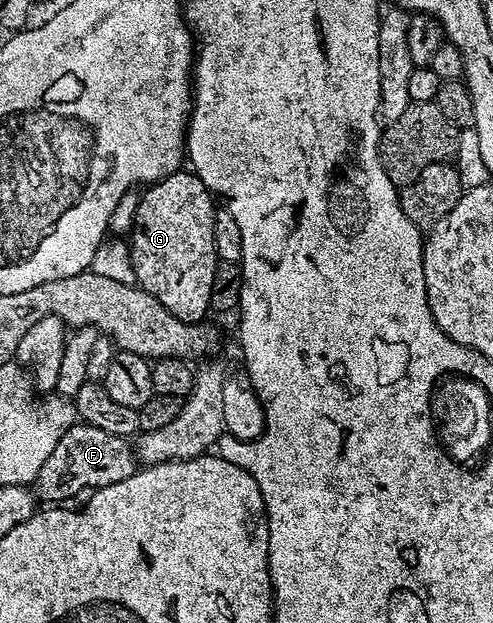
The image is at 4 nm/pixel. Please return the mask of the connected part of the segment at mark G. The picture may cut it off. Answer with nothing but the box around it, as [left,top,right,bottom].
[128,169,219,323]

